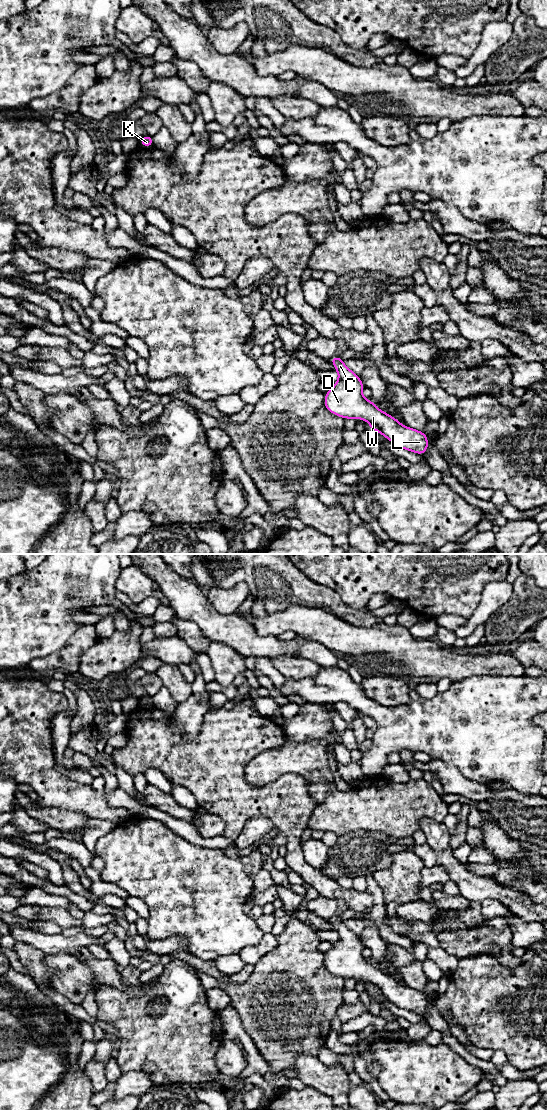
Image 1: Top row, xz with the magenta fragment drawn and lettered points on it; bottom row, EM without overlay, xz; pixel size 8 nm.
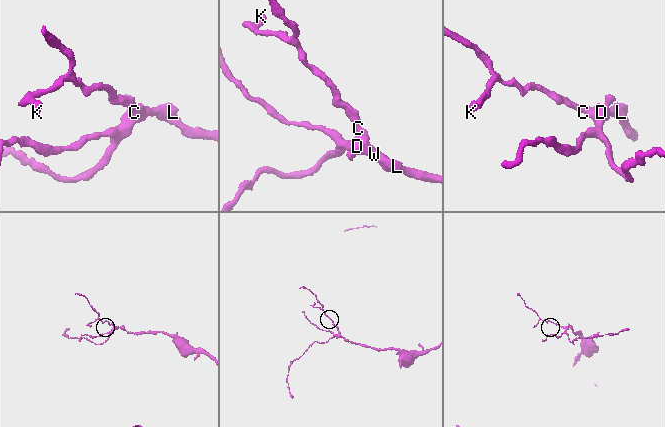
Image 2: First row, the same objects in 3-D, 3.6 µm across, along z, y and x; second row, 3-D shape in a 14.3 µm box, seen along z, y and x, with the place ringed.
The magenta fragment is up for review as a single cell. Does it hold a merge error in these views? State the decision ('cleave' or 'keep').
keep

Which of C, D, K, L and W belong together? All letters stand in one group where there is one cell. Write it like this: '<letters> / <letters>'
C D K L W

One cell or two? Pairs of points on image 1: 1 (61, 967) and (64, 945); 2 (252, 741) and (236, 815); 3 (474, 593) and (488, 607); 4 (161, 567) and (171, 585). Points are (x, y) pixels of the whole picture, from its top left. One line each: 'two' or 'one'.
1: two
2: one
3: two
4: one

